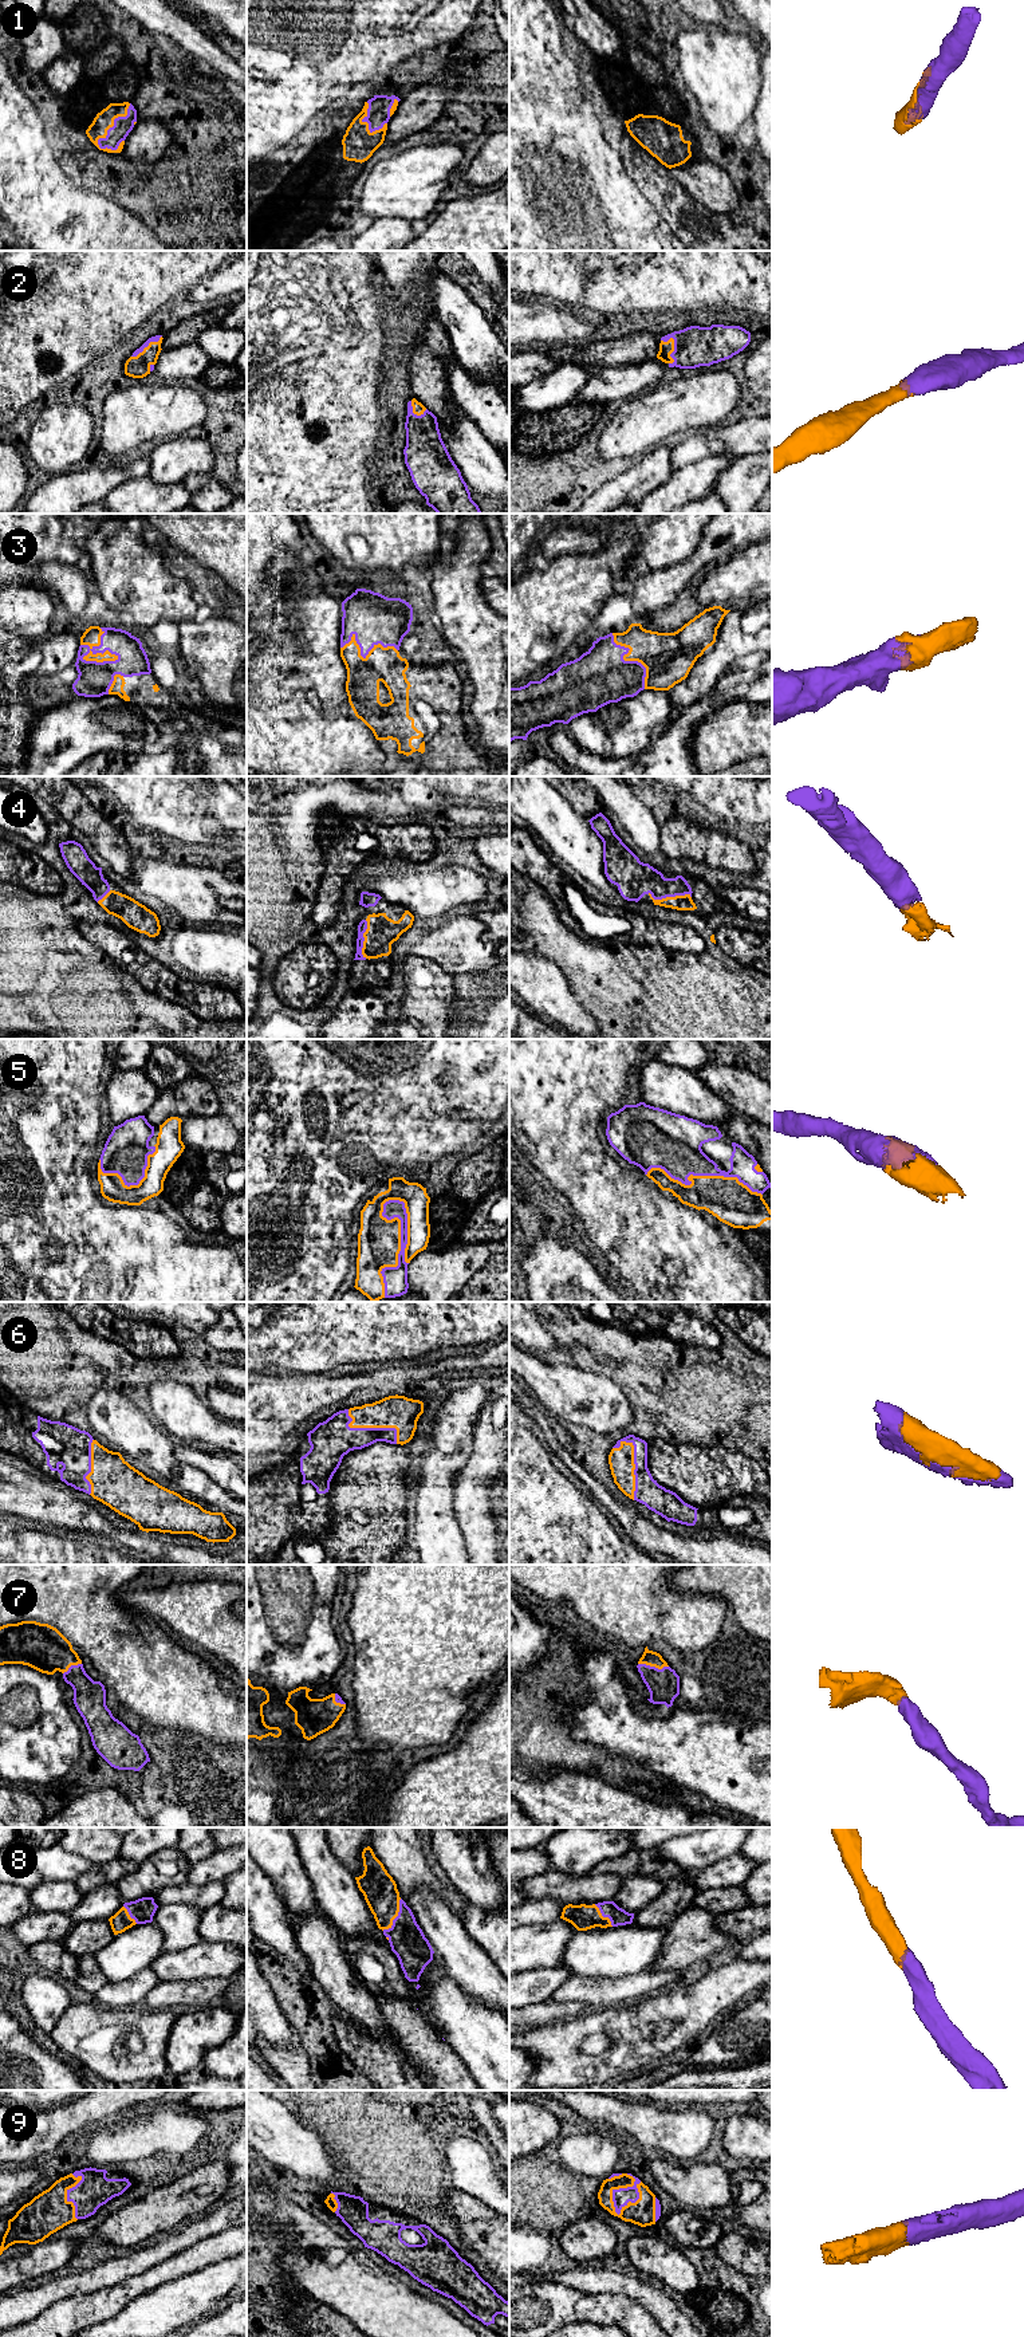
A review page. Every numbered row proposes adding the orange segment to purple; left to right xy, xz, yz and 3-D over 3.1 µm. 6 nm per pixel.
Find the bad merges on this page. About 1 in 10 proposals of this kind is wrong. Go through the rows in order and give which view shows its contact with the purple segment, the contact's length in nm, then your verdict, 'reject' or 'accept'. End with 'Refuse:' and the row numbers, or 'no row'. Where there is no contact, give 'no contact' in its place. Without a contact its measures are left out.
1: contact in xy; length 340 nm; accept
2: contact in yz; length 170 nm; accept
3: contact in xy; length 240 nm; accept
4: contact in yz; length 260 nm; accept
5: contact in xz; length 600 nm; accept
6: contact in yz; length 360 nm; accept
7: contact in yz; length 190 nm; accept
8: contact in xz; length 220 nm; accept
9: contact in yz; length 260 nm; accept
Refuse: no row

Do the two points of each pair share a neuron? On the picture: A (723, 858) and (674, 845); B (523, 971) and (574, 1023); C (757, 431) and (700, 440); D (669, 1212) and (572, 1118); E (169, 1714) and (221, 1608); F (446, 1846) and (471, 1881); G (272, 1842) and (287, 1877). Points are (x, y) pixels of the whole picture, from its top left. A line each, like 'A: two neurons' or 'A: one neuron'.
A: one neuron
B: one neuron
C: one neuron
D: one neuron
E: two neurons
F: one neuron
G: one neuron

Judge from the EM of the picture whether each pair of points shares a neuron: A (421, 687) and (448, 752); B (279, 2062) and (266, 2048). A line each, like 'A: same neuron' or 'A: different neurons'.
A: same neuron
B: same neuron

